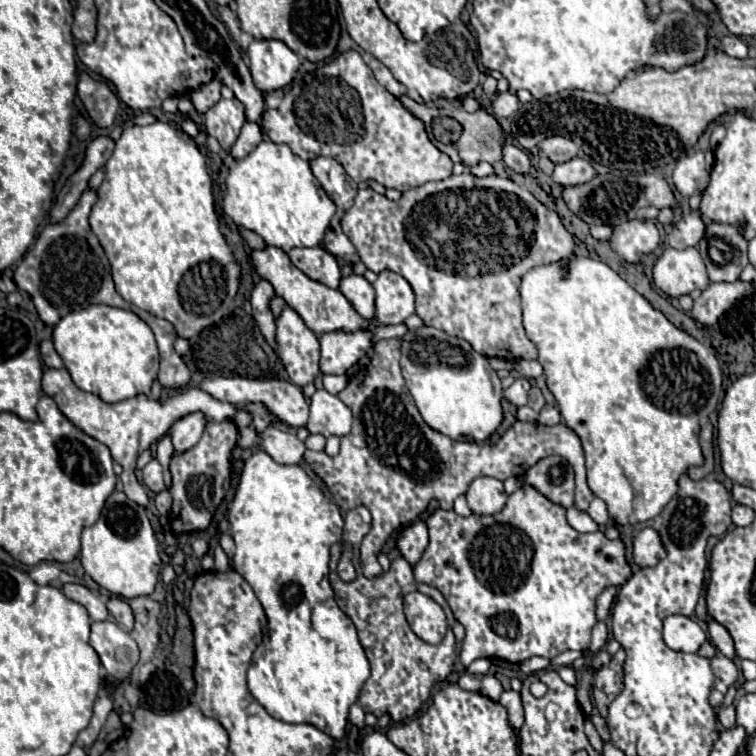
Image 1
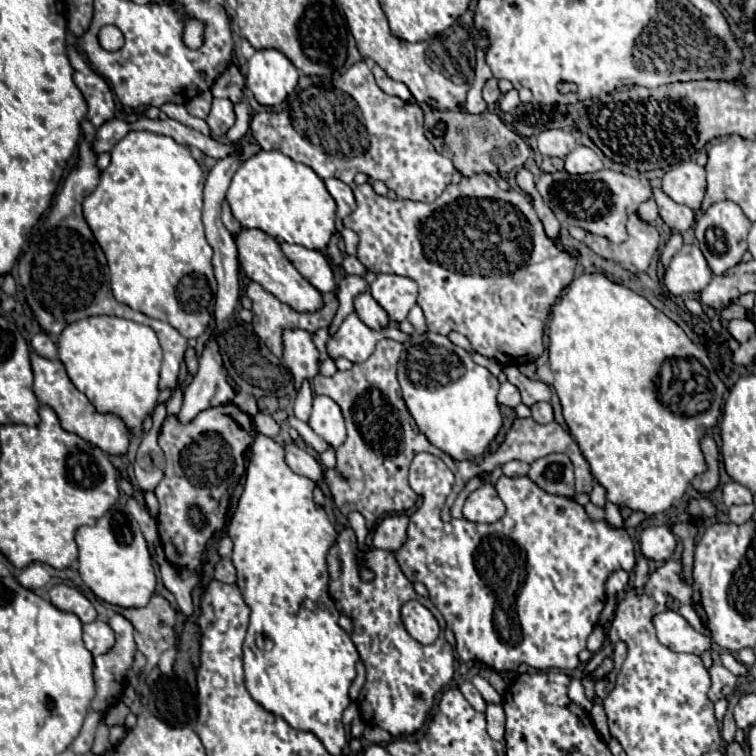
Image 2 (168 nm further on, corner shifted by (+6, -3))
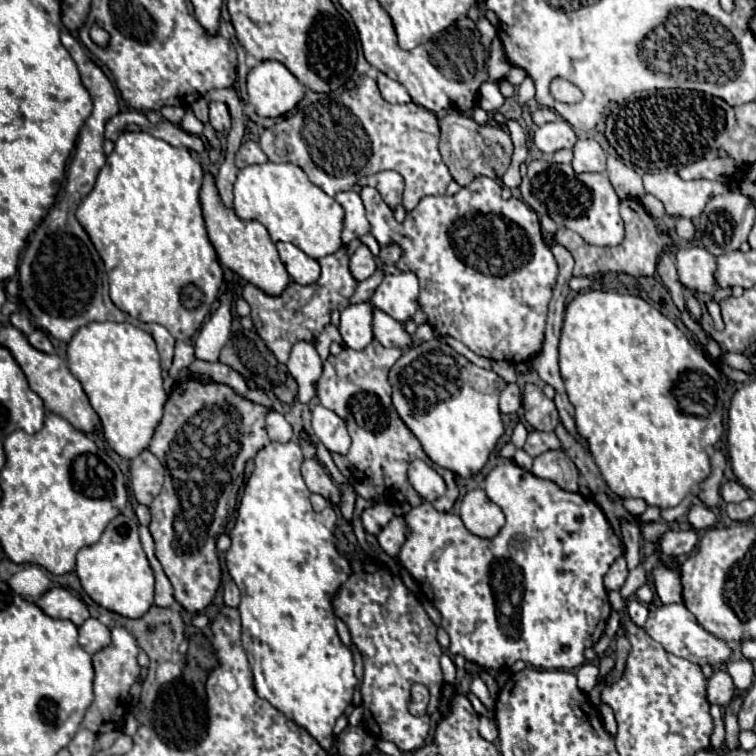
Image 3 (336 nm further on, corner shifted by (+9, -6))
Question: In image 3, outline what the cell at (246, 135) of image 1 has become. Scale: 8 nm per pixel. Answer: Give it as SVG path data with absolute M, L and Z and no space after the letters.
M229 292L223 294L219 298L219 302L221 302L221 306L203 324L203 328L199 330L199 334L197 334L195 342L193 342L193 346L195 346L195 358L217 362L219 360L219 350L229 340L233 320L231 313L231 294Z

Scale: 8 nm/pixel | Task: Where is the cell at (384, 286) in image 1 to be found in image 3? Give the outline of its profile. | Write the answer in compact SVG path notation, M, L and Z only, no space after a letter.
M413 272L387 274L379 288L375 290L371 302L393 316L399 322L407 322L413 318L417 310L419 298L419 282Z

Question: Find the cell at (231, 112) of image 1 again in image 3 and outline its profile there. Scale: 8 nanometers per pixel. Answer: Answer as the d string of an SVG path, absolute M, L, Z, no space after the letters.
M223 102L209 104L209 123L217 132L227 132L231 128L231 116Z

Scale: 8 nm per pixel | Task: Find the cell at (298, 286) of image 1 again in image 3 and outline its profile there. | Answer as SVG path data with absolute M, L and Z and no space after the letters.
M211 172L205 174L201 190L199 190L199 200L203 208L203 218L207 226L209 240L213 248L217 250L217 256L225 268L235 272L237 276L245 278L247 282L253 282L255 286L261 286L267 294L281 294L285 286L291 282L283 262L279 260L277 248L269 238L269 232L263 224L255 220L241 220L233 208L225 206L223 200L219 198L219 190L215 186L215 176Z

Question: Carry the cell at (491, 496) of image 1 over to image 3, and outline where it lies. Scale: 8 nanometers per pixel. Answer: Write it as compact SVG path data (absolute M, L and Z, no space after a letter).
M481 488L465 494L461 502L461 520L469 532L481 538L493 538L505 524L505 516Z

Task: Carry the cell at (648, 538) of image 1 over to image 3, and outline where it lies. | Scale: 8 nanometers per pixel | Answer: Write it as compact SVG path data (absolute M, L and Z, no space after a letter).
M669 530L661 540L659 540L659 548L663 554L667 556L681 556L681 554L689 554L693 552L693 548L697 546L697 532L695 530Z

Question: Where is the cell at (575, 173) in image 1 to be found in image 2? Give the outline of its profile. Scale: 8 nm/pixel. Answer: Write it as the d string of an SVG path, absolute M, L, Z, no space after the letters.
M576 147L566 159L564 159L564 171L570 175L584 175L584 173L596 173L602 169L602 159L588 147Z

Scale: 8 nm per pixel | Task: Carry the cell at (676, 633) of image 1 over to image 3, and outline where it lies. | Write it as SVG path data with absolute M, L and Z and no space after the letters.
M651 604L649 618L647 618L647 624L645 624L645 632L655 642L659 642L667 652L681 656L681 658L687 658L687 660L691 660L699 666L725 664L725 662L729 662L729 658L733 654L729 642L707 632L683 604Z

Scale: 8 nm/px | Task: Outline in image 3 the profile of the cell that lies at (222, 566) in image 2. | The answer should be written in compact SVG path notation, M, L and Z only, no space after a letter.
M229 580L229 582L223 584L223 600L231 608L239 606L239 590L237 590L237 586L235 586L233 580Z

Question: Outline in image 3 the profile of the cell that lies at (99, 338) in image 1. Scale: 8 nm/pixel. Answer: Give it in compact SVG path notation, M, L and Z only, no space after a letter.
M91 322L79 328L69 342L67 362L99 416L107 444L121 458L133 460L149 446L167 400L155 340L145 330L127 322Z

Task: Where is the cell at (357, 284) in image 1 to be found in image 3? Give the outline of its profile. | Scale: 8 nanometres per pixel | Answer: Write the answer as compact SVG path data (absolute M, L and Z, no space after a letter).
M375 308L373 312L373 336L387 348L413 348L413 338L405 332L405 326L379 308Z

